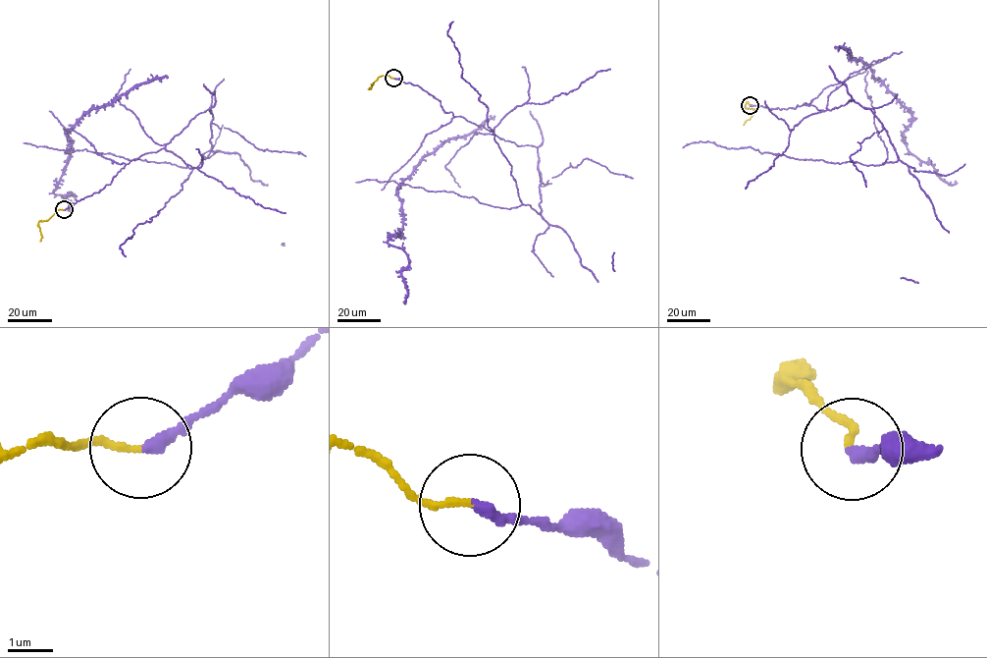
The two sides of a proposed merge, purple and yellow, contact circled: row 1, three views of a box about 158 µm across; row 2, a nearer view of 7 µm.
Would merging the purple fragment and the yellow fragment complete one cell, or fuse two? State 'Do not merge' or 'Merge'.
Merge

